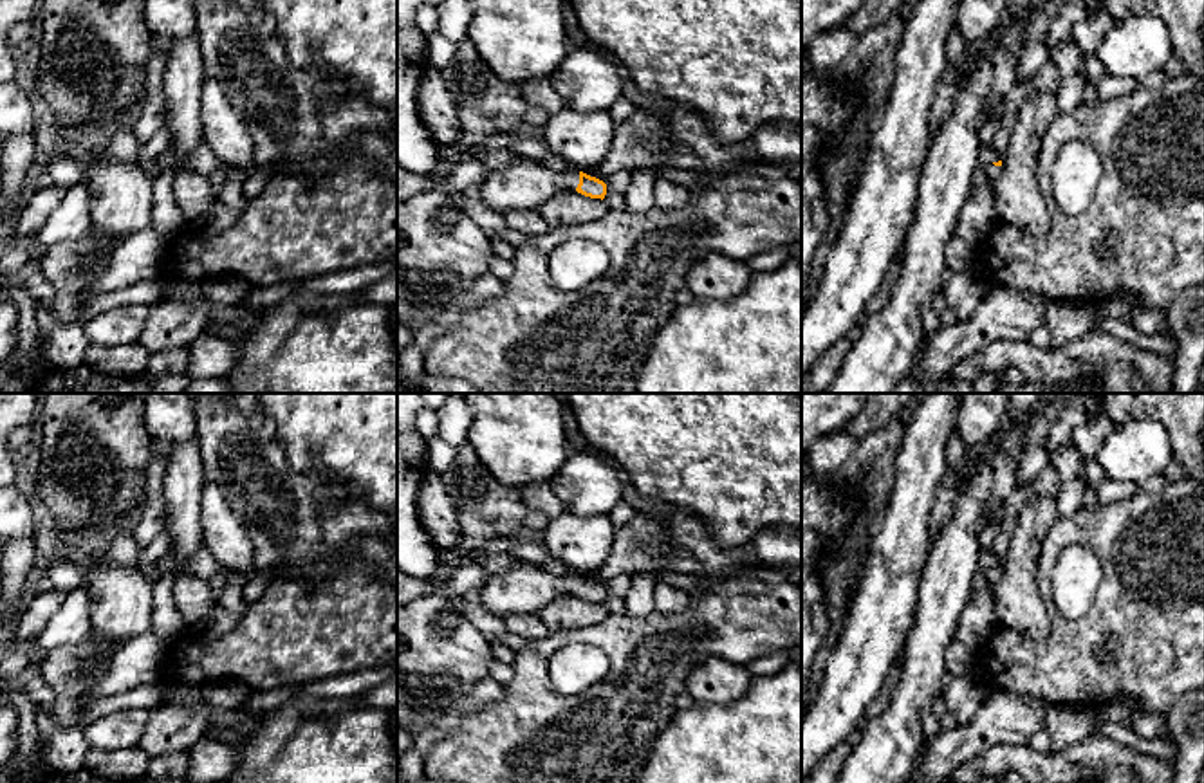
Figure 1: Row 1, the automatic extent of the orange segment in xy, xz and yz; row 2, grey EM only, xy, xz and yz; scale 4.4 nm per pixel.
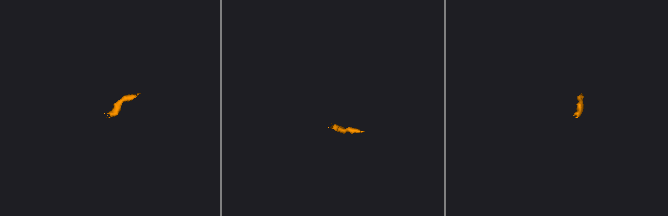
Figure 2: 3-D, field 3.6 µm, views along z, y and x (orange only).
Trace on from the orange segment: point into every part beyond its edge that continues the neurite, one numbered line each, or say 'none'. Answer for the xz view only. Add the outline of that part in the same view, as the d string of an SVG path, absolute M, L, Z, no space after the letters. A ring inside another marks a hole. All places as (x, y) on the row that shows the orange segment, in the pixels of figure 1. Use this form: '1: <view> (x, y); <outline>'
1: xz (526, 184); M520 157L516 162L491 170L480 184L482 204L493 211L538 209L545 200L579 184L579 171L556 171L545 162Z

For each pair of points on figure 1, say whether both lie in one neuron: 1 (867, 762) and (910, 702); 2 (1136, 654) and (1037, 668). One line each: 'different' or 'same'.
1: same
2: same

